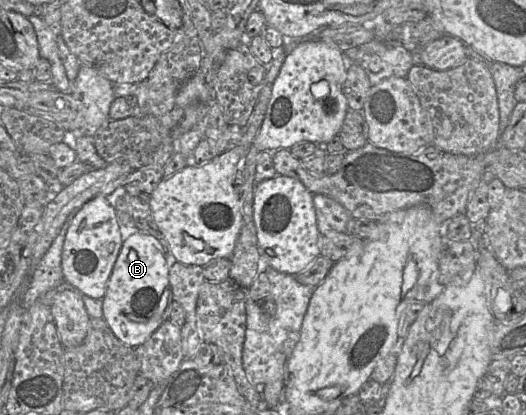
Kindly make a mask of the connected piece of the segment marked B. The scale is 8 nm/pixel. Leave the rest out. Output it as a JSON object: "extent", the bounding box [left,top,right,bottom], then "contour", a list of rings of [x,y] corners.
{"extent":[103,232,173,348],"contour":[[[138,232],[123,242],[103,297],[103,319],[128,347],[136,348],[143,344],[168,320],[173,302],[169,269],[164,249],[152,235]]]}

